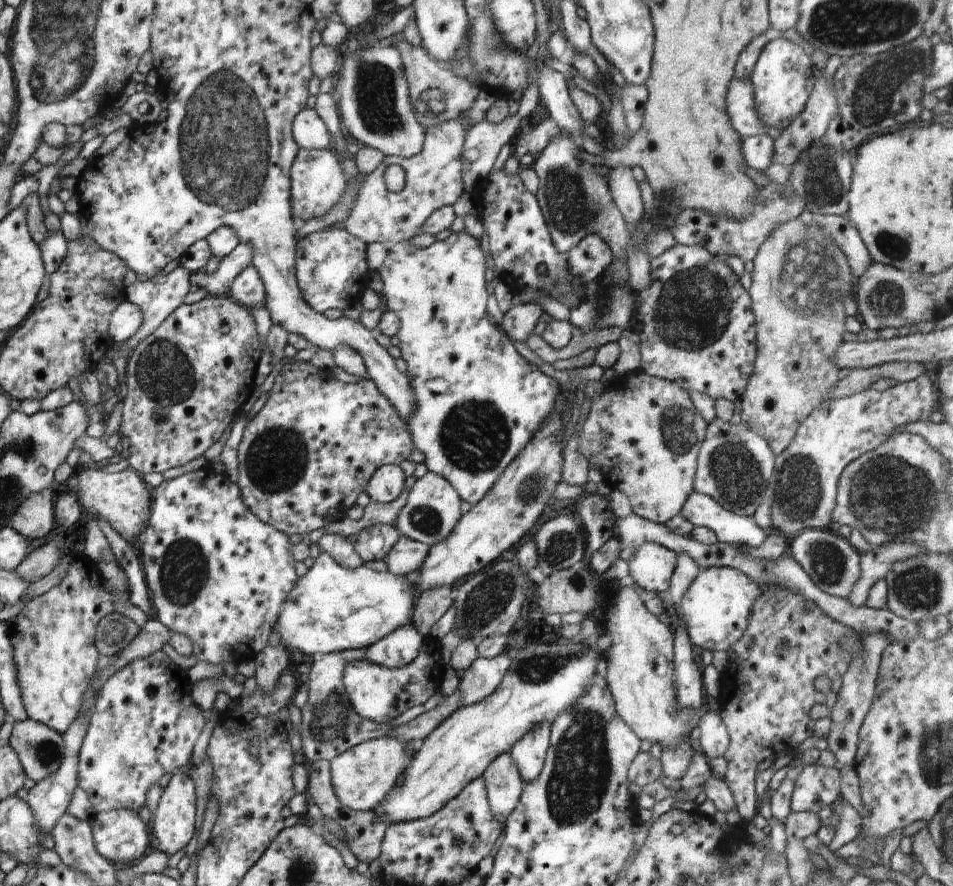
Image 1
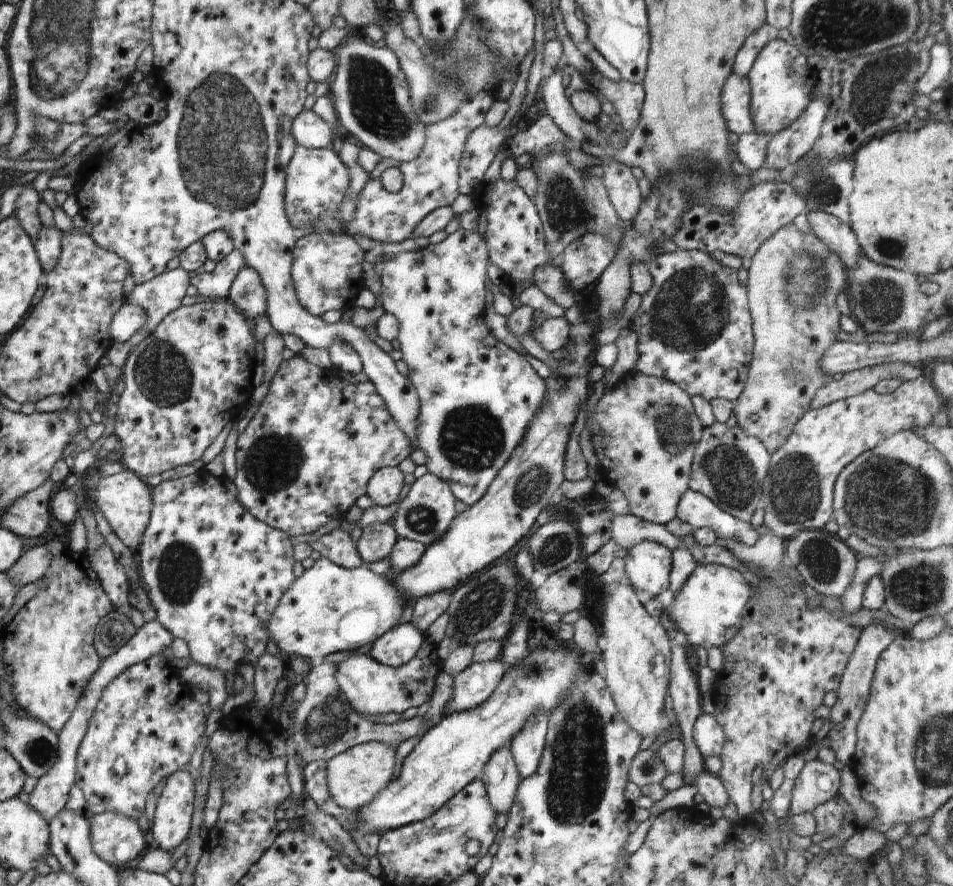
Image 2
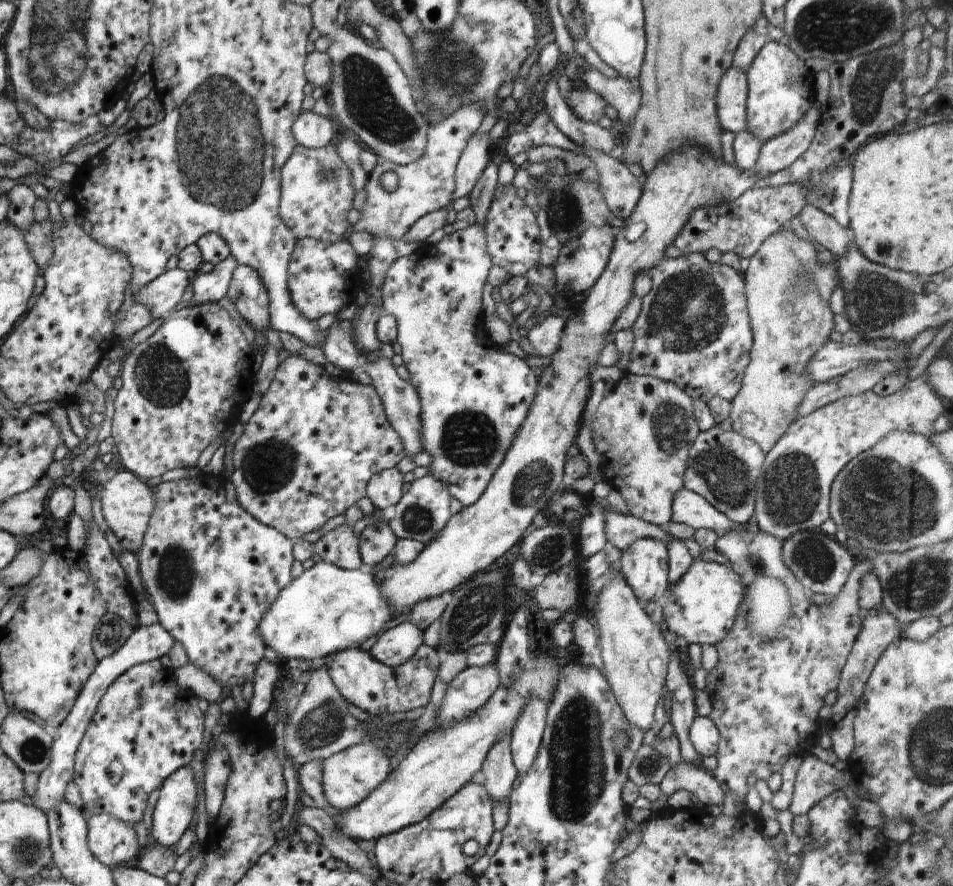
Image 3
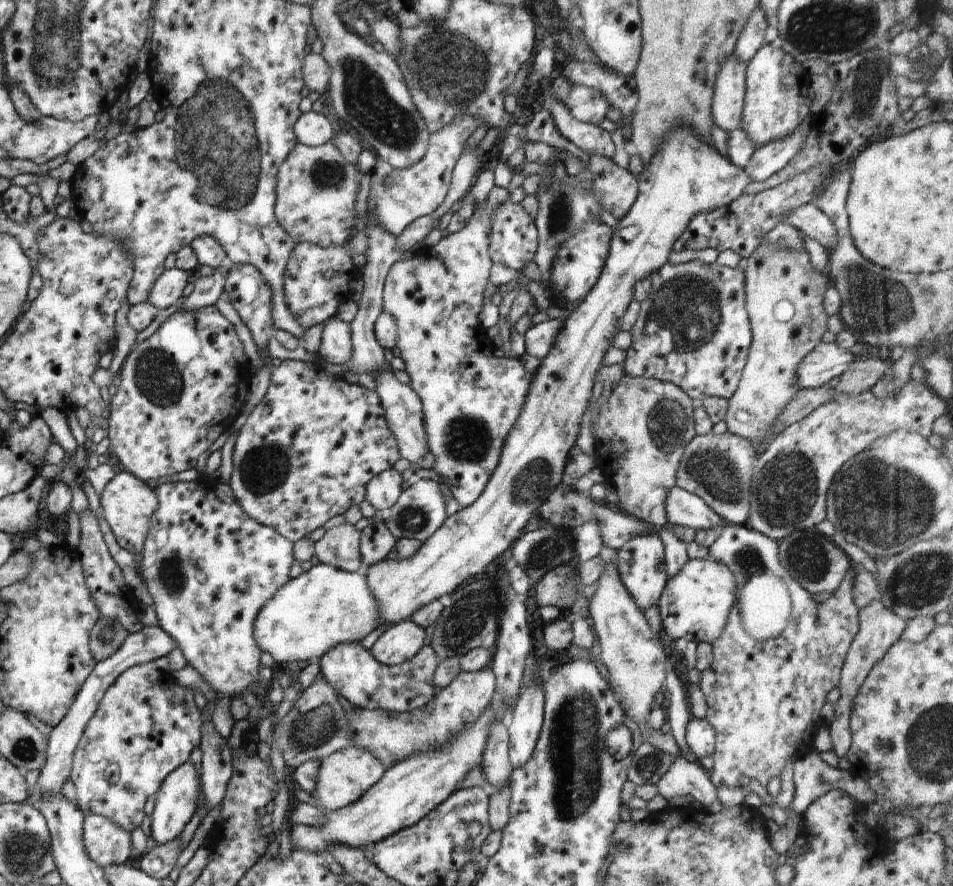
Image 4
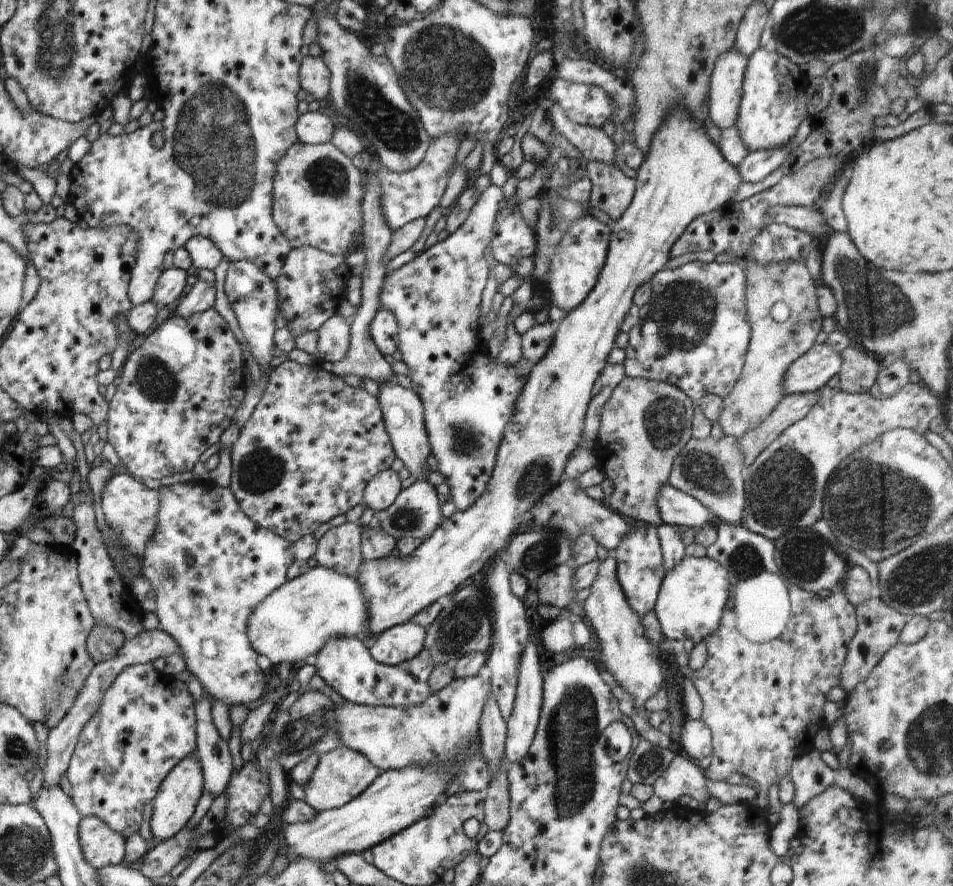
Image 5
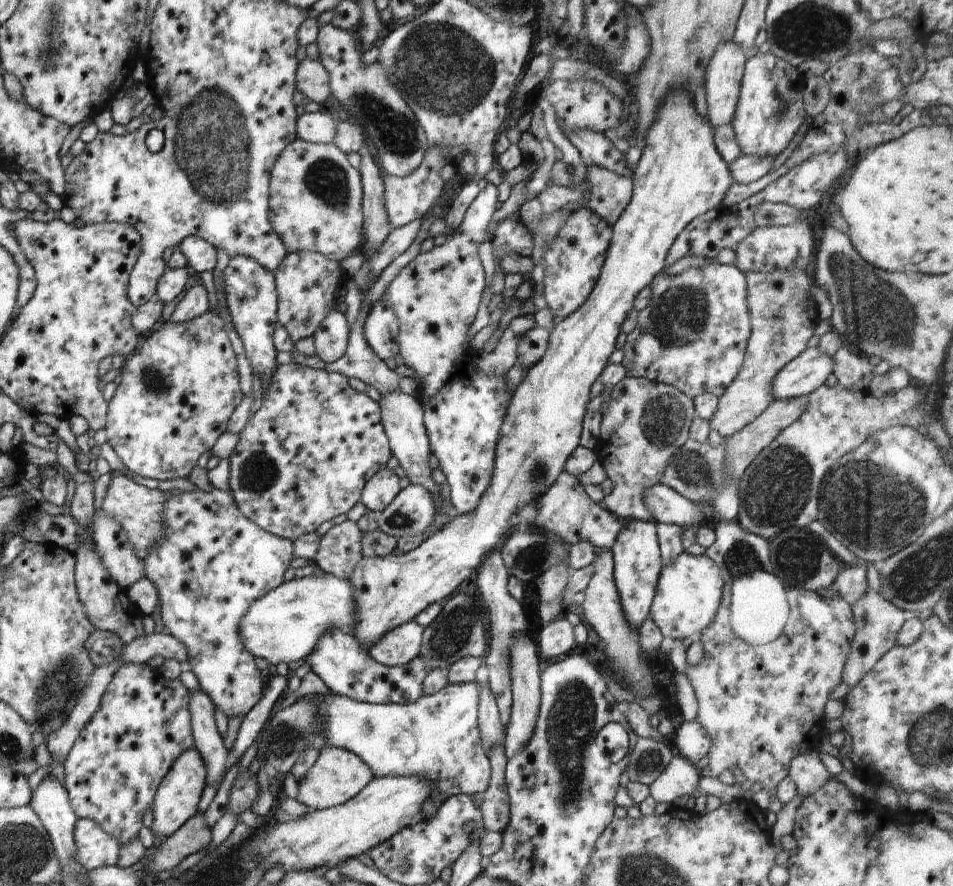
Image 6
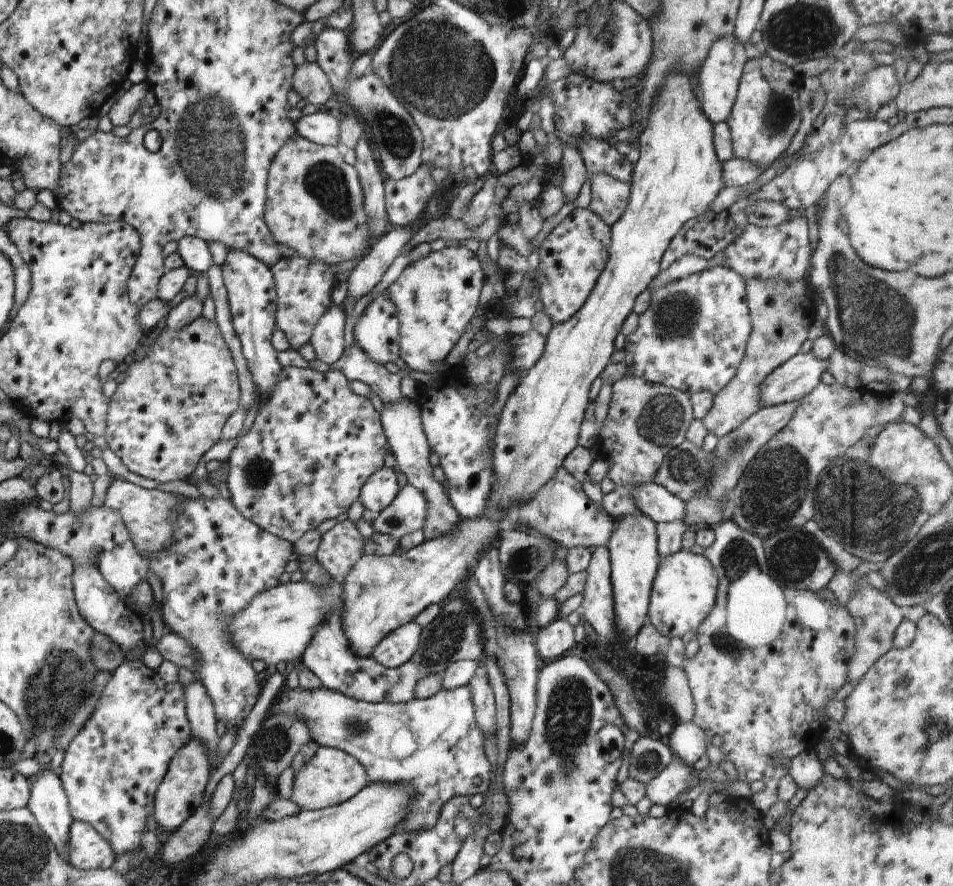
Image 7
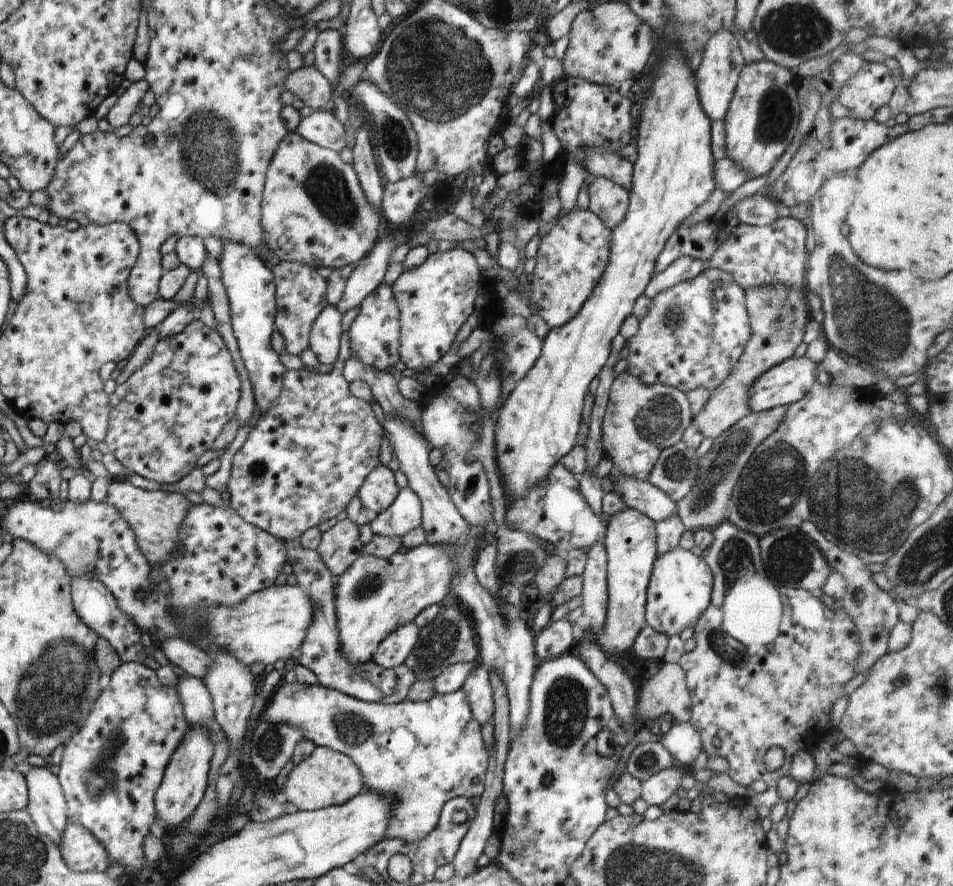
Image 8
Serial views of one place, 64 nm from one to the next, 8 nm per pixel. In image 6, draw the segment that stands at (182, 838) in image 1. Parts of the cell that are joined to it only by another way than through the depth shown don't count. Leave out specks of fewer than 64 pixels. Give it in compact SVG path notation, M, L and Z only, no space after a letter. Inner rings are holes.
M195 748L182 752L182 755L178 756L178 760L172 764L170 772L164 776L152 802L154 822L151 830L154 836L170 837L178 831L178 828L182 828L192 816L195 816L206 786L206 768L204 768L200 754Z

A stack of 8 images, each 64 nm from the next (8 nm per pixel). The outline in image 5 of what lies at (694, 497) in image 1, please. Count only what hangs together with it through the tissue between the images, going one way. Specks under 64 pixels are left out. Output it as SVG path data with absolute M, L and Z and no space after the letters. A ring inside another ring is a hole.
M662 486L658 494L658 512L664 524L676 528L696 528L718 524L712 512L702 506L694 496L689 496L674 486Z

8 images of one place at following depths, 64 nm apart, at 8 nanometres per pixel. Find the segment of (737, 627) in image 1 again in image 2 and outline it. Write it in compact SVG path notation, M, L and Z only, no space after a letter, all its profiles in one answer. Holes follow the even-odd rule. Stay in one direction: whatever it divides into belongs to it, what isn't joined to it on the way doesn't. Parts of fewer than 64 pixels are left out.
M697 564L687 582L679 588L674 601L666 609L671 626L685 634L687 642L705 649L724 647L741 627L741 616L752 592L752 583L733 568L717 564Z

